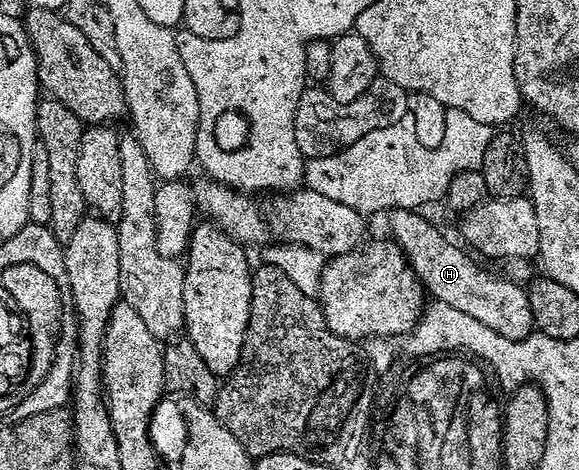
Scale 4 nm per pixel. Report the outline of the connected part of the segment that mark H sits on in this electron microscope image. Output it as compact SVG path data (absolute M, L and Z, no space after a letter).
M394 208L387 219L393 231L392 239L405 253L426 293L436 303L463 310L463 314L471 314L471 318L479 318L483 326L491 326L491 330L503 334L503 338L526 340L534 335L535 323L528 291L512 278L492 276L487 269L480 268L464 247L456 248L427 217L421 215L425 214L411 208Z

